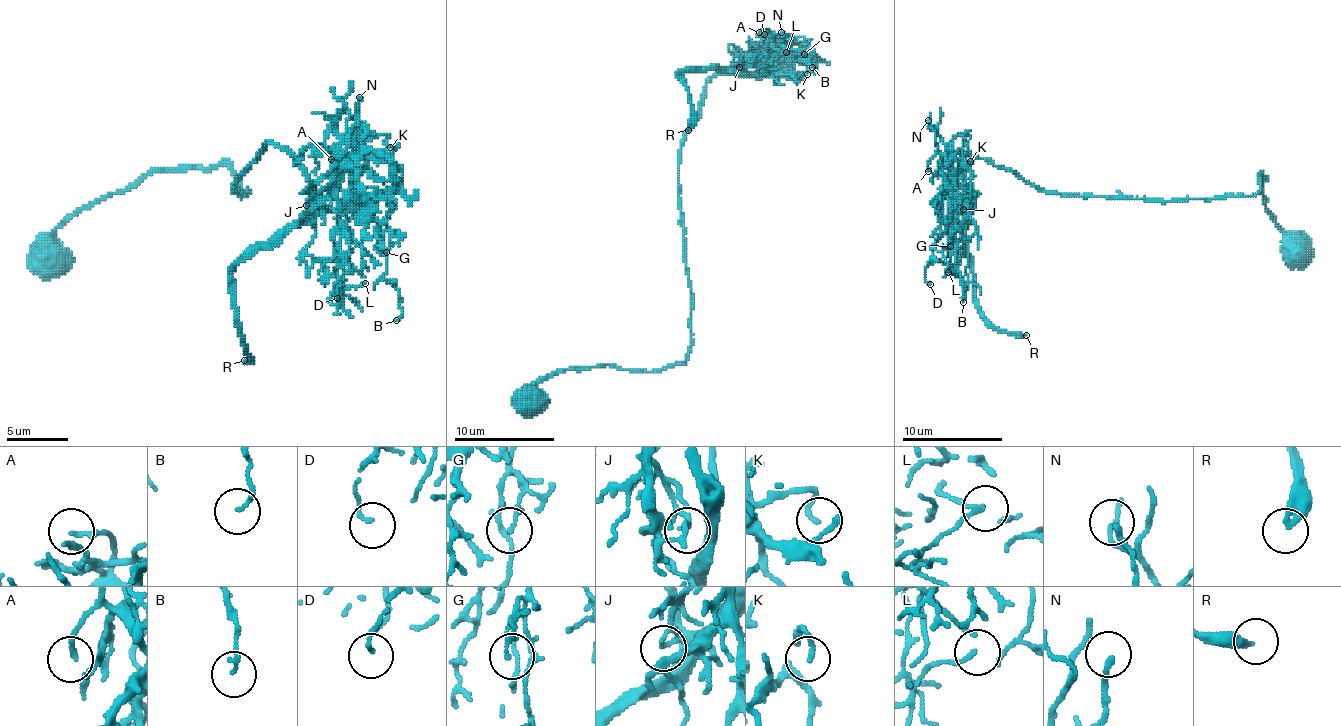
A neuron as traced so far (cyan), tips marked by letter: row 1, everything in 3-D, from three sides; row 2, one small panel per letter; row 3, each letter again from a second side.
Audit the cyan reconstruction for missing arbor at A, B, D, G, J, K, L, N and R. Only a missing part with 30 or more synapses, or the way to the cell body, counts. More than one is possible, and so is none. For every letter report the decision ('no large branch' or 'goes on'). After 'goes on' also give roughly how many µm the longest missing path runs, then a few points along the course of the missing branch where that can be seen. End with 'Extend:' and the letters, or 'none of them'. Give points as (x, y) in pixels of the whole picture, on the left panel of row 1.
A: no large branch
B: no large branch
D: no large branch
G: no large branch
J: no large branch
K: no large branch
L: no large branch
N: no large branch
R: goes on; missing 35 µm
Extend: R

